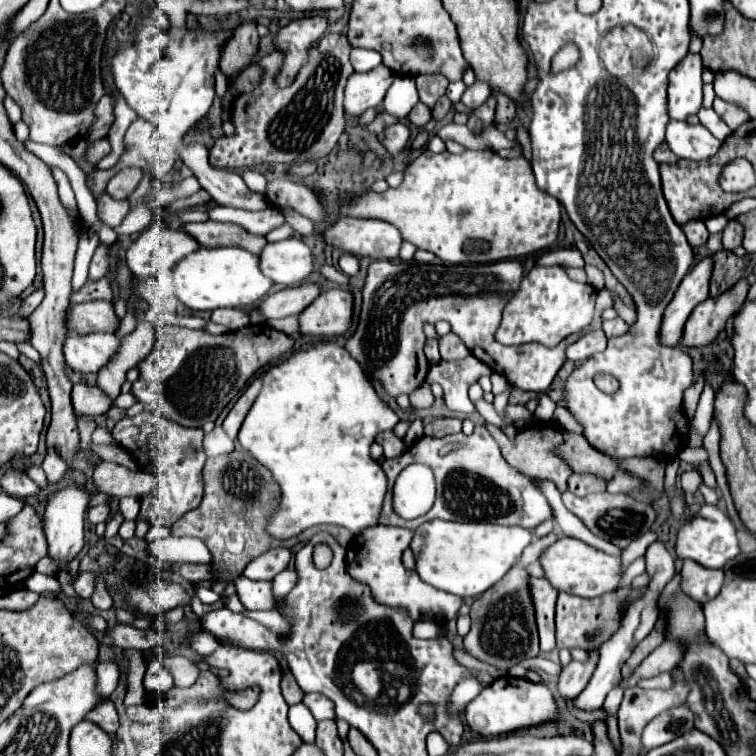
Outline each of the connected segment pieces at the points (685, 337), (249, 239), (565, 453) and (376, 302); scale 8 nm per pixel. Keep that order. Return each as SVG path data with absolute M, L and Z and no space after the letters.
M738 281L730 291L722 293L720 297L706 299L700 303L688 317L682 333L680 345L684 349L690 347L706 347L710 345L716 335L724 329L728 317L744 303L748 293L748 281Z
M204 221L204 223L186 223L184 231L192 235L202 247L216 247L216 245L234 245L242 247L250 253L260 255L260 251L266 247L264 237L256 237L240 229L238 225L230 223L214 223L214 221Z
M566 431L564 445L560 445L558 453L578 473L588 471L588 473L602 475L604 479L612 479L612 475L616 471L616 463L610 457L606 457L606 455L598 453L596 449L592 449L590 443L582 435L576 435L572 431Z
M510 259L510 261L498 261L494 265L480 265L480 263L468 263L468 265L426 265L426 263L416 263L416 261L372 261L368 265L368 275L366 283L362 289L362 311L360 311L360 321L354 331L354 335L346 341L344 349L360 363L364 369L364 375L370 381L378 381L382 389L390 397L398 395L412 395L416 391L428 373L426 367L426 357L424 357L424 323L436 325L438 321L448 321L452 325L452 331L466 343L470 353L486 363L494 373L500 373L506 377L506 381L512 387L524 389L524 391L534 391L534 393L546 393L552 379L556 377L558 369L566 361L564 349L574 341L574 335L564 339L556 347L544 347L542 343L526 343L518 347L506 347L494 339L494 333L500 325L502 319L502 309L508 305L510 295L514 295L520 289L524 271L520 261Z

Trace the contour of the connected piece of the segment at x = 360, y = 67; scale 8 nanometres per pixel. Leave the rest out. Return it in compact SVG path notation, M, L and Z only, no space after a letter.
M352 49L350 61L356 71L368 71L368 69L378 67L382 63L382 57L370 49Z

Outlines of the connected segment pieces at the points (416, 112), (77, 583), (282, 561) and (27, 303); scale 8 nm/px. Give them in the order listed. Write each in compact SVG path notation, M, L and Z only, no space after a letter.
M418 103L418 105L416 105L412 111L410 111L408 119L410 119L410 123L412 123L412 125L424 127L424 125L426 125L426 123L432 119L432 111L430 111L430 107L428 107L428 105Z
M80 571L74 579L74 591L82 597L82 599L90 599L92 591L94 591L94 573L90 571Z
M272 549L250 561L242 575L246 575L248 579L272 579L274 575L278 575L288 567L290 559L292 553L288 549Z
M42 289L34 291L32 295L28 295L28 297L24 299L24 305L22 305L20 313L22 313L24 317L28 317L28 315L30 315L30 311L34 311L34 309L36 309L36 305L40 305L40 301L42 301L42 299L44 299L44 291L42 291Z

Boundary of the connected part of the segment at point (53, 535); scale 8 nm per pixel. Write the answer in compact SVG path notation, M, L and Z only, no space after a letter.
M68 483L62 489L58 489L46 505L46 517L44 517L44 533L48 539L48 557L58 563L58 571L64 571L68 563L80 553L84 547L84 511L90 501L90 491L84 491L76 483Z

